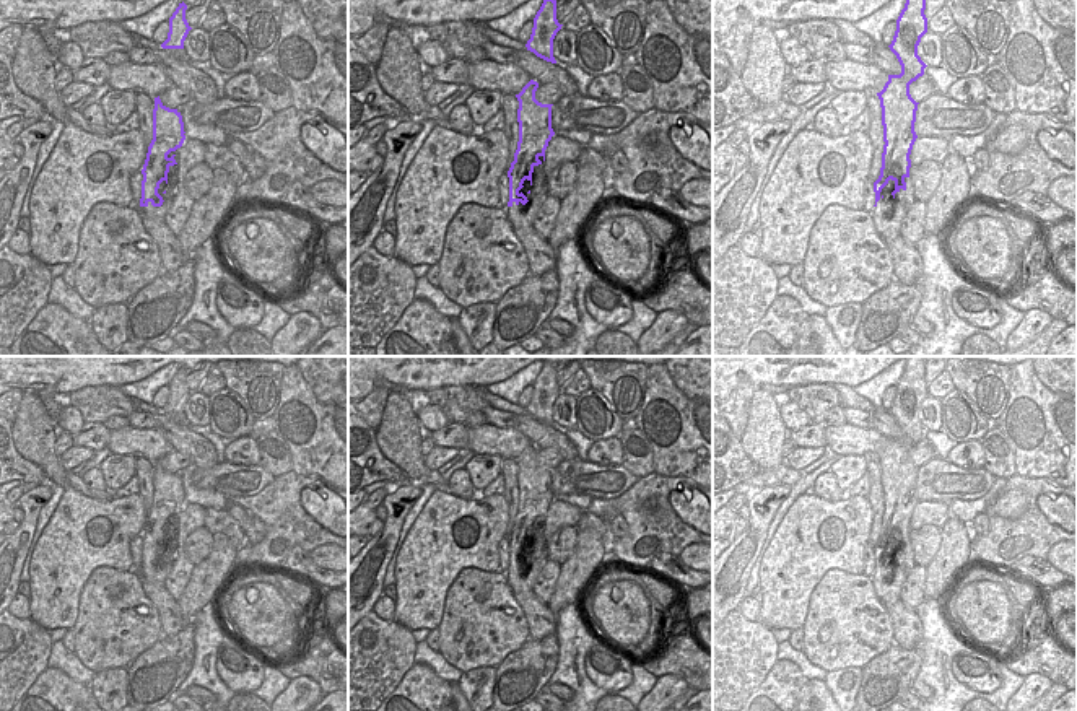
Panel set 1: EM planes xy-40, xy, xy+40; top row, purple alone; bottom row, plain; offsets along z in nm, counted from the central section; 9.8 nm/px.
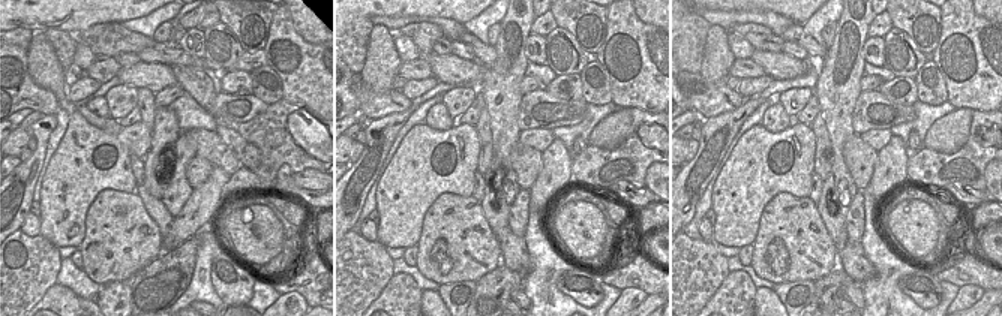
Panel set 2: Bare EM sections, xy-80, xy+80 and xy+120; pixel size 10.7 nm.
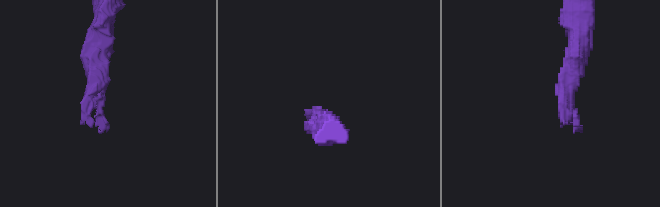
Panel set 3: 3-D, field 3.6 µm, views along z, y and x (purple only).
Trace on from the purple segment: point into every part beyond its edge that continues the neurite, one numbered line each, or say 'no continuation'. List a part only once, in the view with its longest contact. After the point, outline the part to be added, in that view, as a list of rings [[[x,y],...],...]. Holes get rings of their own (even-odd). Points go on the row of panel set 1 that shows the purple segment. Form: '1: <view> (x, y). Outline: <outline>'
1: xy (519, 215). Outline: [[[538,156],[538,159],[542,163],[538,166],[534,166],[530,192],[525,194],[525,197],[530,200],[525,205],[521,202],[512,202],[511,207],[506,207],[508,221],[511,223],[512,229],[532,226],[537,212],[548,195],[548,184],[543,171],[543,156]]]

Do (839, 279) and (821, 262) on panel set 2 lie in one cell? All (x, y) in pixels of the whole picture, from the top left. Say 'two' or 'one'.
two

